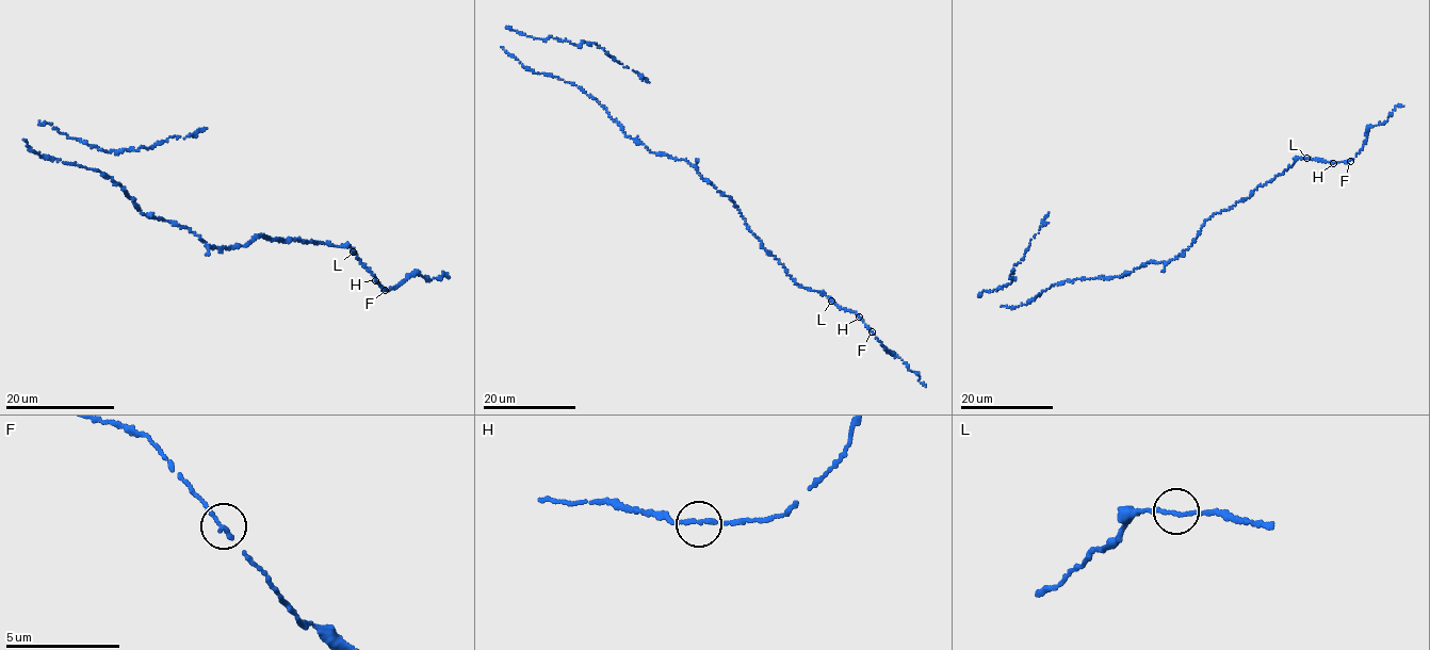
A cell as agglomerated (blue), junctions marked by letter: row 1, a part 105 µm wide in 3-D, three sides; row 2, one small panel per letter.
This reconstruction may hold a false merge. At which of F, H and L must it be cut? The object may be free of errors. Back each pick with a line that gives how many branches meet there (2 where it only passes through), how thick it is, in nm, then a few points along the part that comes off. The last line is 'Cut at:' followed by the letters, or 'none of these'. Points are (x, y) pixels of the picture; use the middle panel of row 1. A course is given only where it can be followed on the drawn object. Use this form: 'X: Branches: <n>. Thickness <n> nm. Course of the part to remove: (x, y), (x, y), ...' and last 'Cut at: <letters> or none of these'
Cut at: none of these

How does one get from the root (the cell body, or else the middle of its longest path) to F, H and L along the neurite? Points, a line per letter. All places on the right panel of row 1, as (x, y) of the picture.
F: (1139, 266), (1149, 261), (1174, 259), (1197, 239), (1208, 218), (1248, 198), (1298, 159), (1351, 160)
H: (1139, 266), (1149, 261), (1174, 259), (1197, 239), (1208, 218), (1248, 198), (1298, 159), (1333, 163)
L: (1139, 266), (1149, 261), (1174, 259), (1214, 214), (1248, 198), (1298, 159), (1306, 158)

